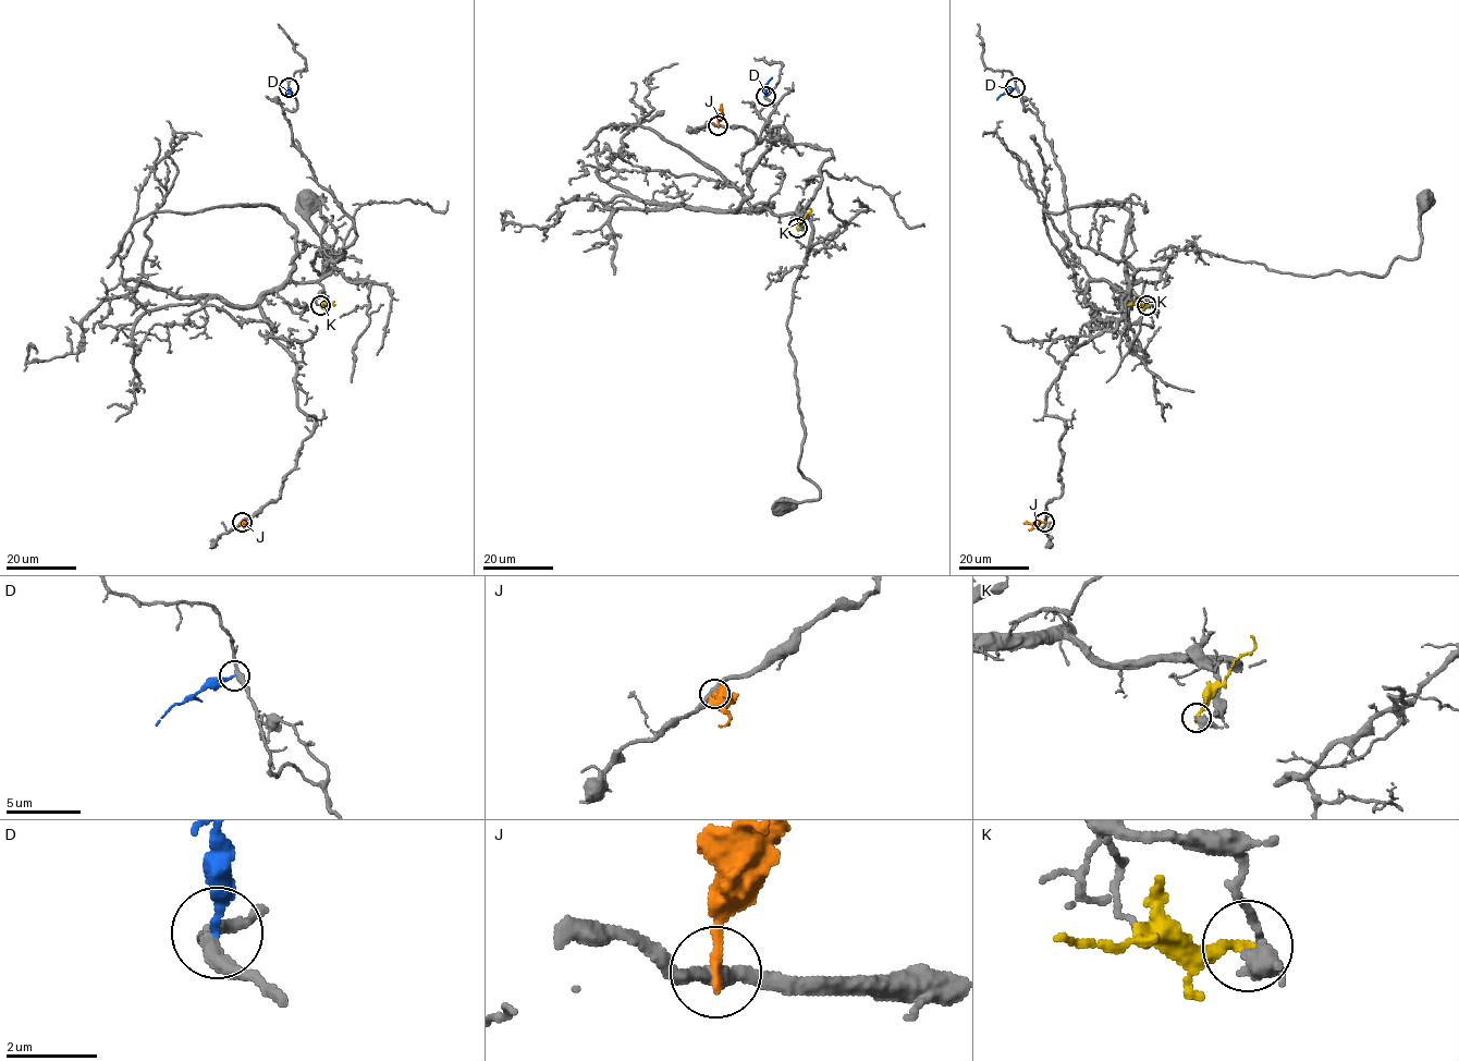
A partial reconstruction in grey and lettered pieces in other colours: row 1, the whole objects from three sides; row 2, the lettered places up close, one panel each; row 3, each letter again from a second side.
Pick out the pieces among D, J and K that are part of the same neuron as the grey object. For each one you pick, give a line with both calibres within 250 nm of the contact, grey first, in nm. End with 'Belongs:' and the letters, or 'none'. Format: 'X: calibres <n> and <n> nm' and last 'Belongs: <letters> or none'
Belongs: none

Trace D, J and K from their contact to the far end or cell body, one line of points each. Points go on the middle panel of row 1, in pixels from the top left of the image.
D: (765, 96), (765, 84), (772, 77)
J: (718, 125), (721, 104)
K: (797, 228), (809, 208)

